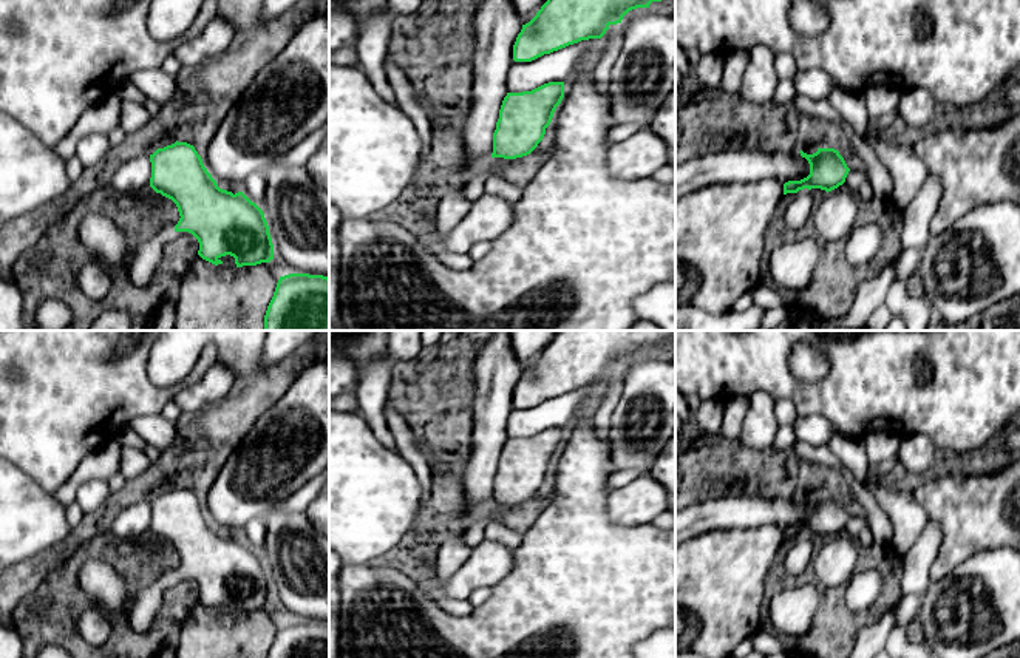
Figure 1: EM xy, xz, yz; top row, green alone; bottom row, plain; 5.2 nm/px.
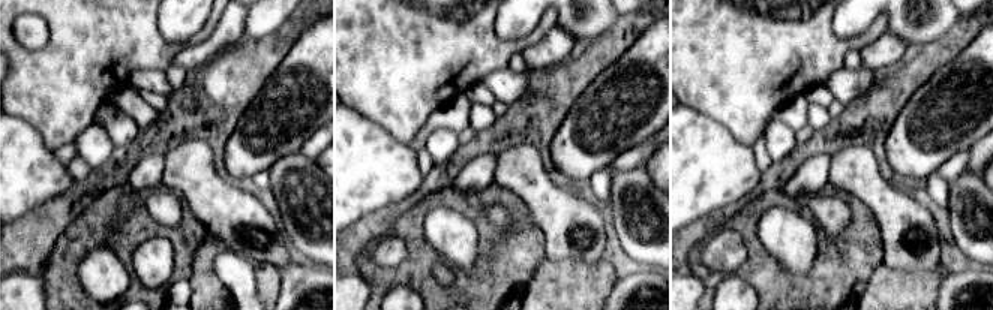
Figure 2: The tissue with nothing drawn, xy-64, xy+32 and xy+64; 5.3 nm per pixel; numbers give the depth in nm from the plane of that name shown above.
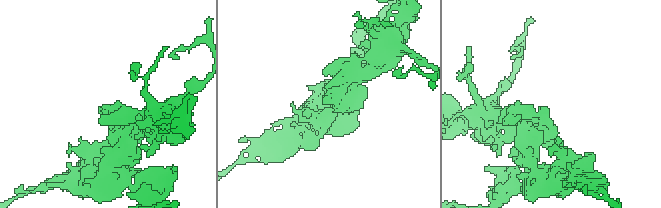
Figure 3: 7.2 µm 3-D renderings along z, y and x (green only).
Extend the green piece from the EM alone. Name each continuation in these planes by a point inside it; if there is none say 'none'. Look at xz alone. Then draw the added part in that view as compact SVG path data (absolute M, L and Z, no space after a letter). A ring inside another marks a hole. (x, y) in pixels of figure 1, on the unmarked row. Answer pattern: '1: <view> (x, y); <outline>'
none

